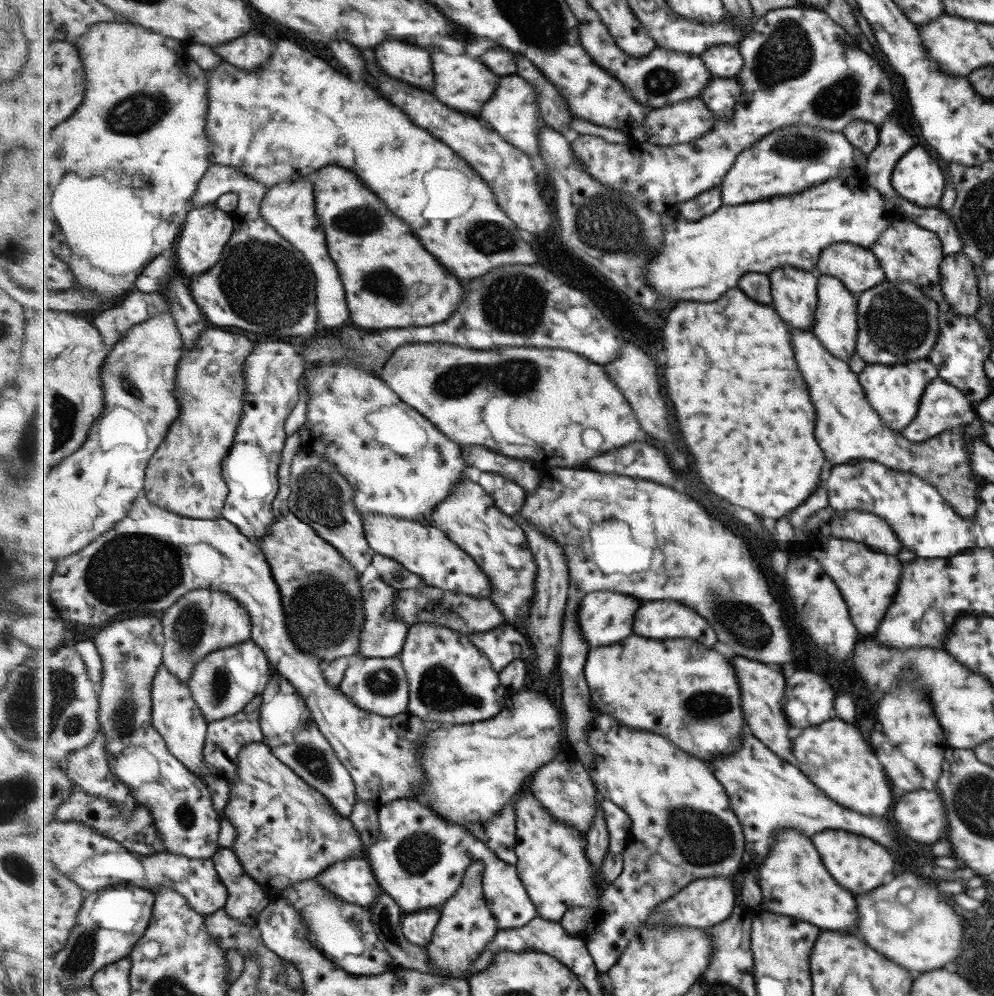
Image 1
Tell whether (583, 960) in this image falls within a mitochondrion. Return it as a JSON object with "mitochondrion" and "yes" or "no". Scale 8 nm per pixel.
{"mitochondrion":"no"}

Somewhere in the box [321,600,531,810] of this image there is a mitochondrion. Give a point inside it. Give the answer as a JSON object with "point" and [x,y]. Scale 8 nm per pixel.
{"point":[439,689]}

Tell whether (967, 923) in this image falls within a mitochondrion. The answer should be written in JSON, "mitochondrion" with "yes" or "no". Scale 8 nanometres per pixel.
{"mitochondrion":"no"}

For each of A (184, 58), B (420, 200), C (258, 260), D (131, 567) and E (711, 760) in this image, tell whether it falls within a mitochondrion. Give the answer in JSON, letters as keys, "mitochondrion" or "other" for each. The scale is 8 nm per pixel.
{"A":"other","B":"other","C":"mitochondrion","D":"mitochondrion","E":"other"}

